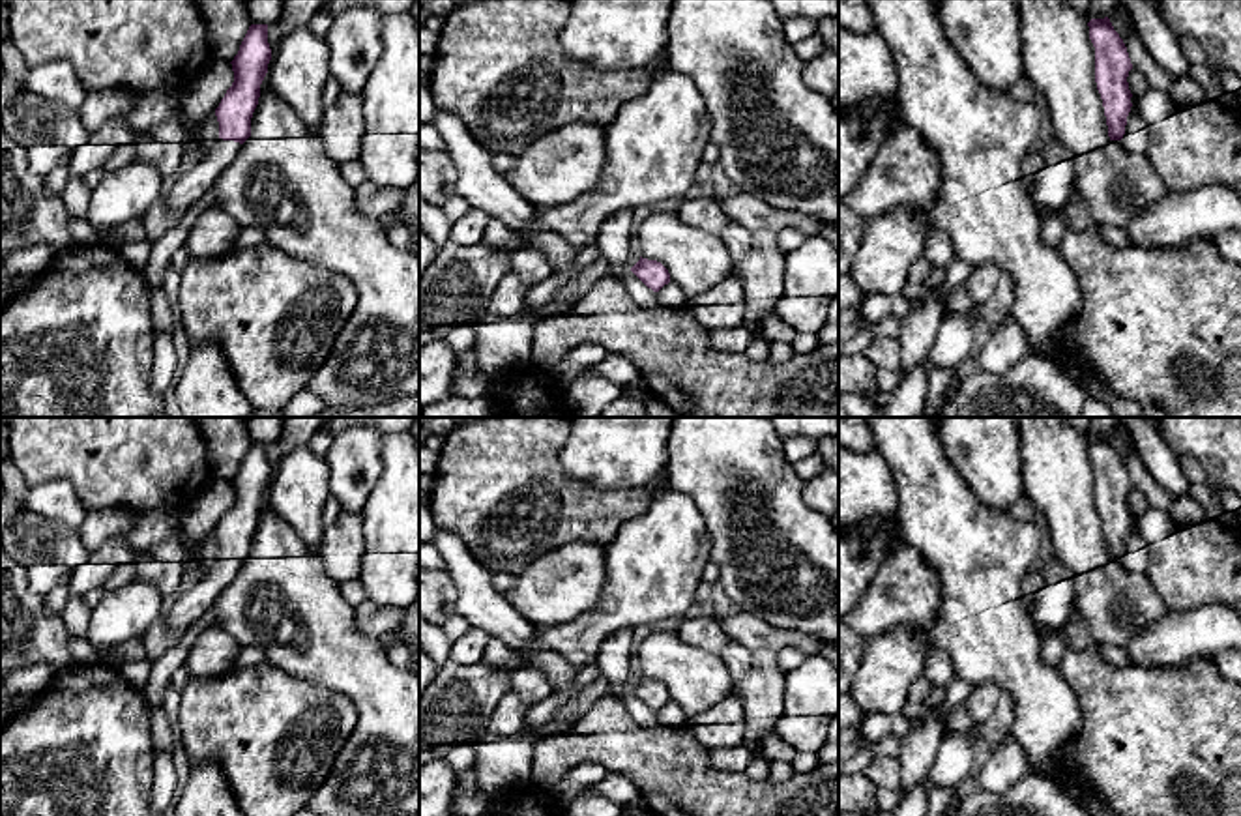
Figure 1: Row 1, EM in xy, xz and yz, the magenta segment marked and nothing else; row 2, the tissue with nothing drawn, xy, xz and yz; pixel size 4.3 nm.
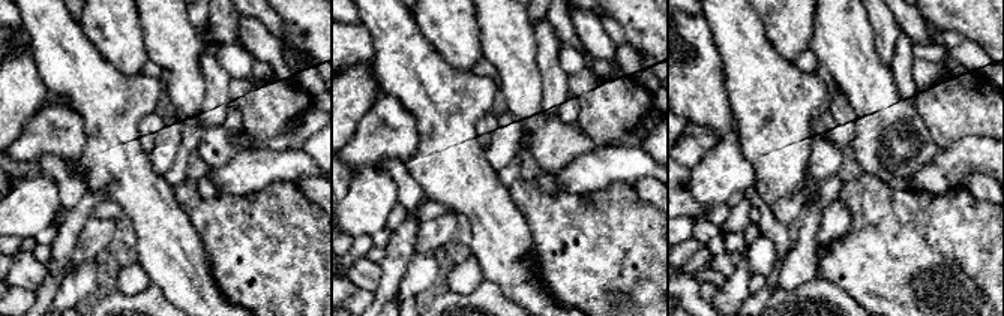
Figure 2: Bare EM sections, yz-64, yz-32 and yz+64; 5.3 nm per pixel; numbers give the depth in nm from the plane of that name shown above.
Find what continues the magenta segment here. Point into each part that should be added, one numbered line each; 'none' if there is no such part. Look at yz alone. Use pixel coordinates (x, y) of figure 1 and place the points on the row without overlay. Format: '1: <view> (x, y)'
none

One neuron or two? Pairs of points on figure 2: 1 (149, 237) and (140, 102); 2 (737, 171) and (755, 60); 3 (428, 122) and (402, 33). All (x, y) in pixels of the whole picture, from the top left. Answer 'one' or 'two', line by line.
1: one
2: two
3: one

